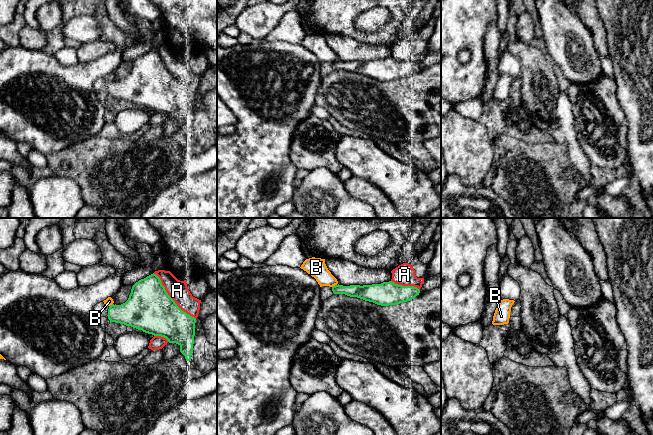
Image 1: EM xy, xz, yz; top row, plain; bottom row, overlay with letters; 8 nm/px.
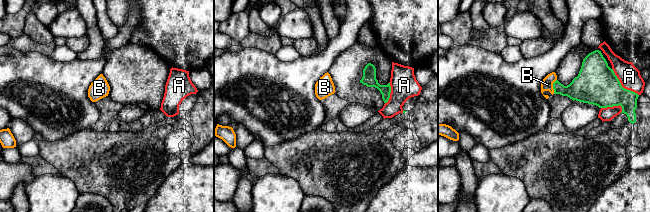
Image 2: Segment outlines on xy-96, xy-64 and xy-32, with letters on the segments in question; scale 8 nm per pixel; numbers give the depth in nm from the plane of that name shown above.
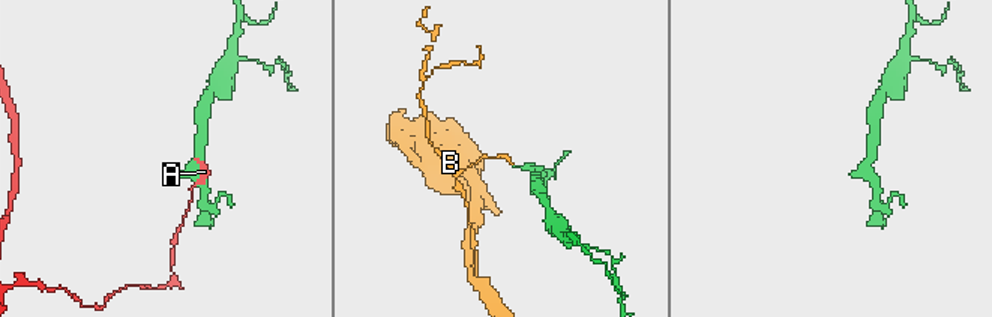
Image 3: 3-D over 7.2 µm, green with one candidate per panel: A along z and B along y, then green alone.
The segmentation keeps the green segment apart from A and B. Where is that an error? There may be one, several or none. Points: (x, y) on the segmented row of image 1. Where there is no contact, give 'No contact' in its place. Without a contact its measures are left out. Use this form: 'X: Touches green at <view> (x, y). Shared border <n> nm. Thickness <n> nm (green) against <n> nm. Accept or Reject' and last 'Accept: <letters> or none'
A: Touches green at xy (171, 298). Shared border 500 nm. Thickness 380 nm (green) against 160 nm. Reject
B: Touches green at xz (335, 285). Shared border 50 nm. Thickness 120 nm (green) against 160 nm. Reject
Accept: none

